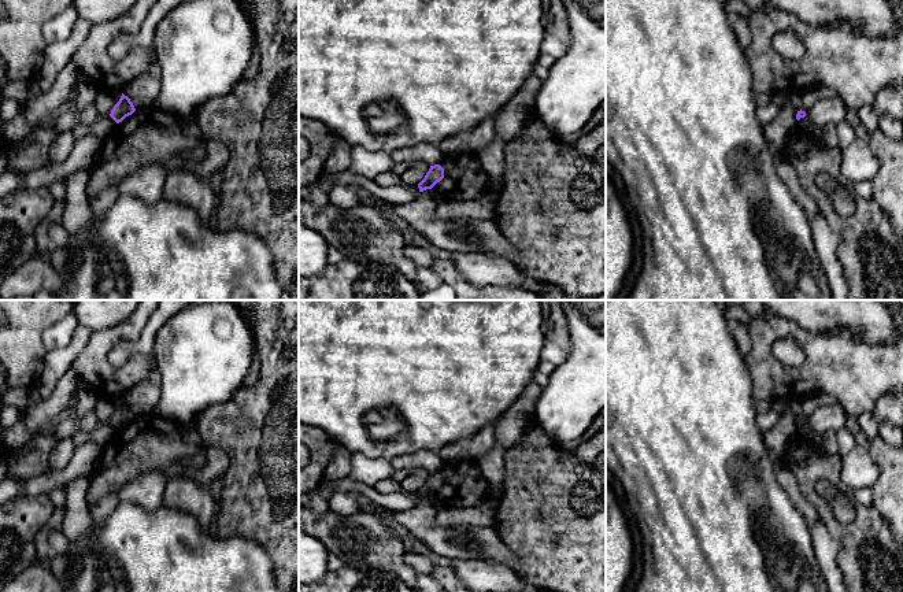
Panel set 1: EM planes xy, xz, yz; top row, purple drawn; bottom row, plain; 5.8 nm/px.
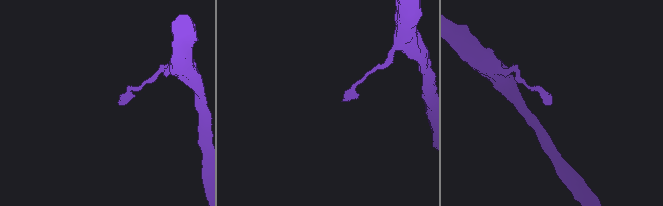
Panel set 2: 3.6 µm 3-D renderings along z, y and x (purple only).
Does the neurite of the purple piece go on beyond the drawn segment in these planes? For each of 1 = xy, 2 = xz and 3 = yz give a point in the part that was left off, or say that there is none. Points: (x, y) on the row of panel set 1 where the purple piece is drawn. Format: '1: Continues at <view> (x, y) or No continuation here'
1: No continuation here
2: No continuation here
3: No continuation here

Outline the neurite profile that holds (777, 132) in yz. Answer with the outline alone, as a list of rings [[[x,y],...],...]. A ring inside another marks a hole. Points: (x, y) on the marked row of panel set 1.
[[[824,85],[807,88],[800,92],[792,93],[788,104],[784,108],[777,111],[776,118],[769,125],[763,126],[763,136],[766,138],[766,144],[771,155],[776,156],[784,152],[785,143],[796,127],[796,123],[797,123],[796,114],[800,110],[807,112],[815,103],[824,99],[833,97],[834,95],[836,92],[833,89],[824,86]]]

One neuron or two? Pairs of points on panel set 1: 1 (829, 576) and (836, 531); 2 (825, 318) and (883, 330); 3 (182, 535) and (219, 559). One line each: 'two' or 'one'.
1: two
2: one
3: one

